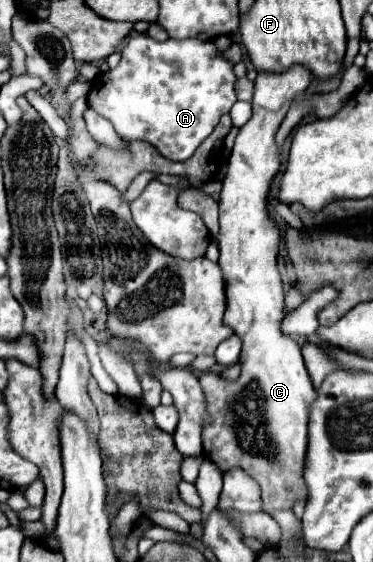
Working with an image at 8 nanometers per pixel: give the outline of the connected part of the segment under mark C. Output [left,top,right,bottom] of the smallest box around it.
[199,66,317,512]

